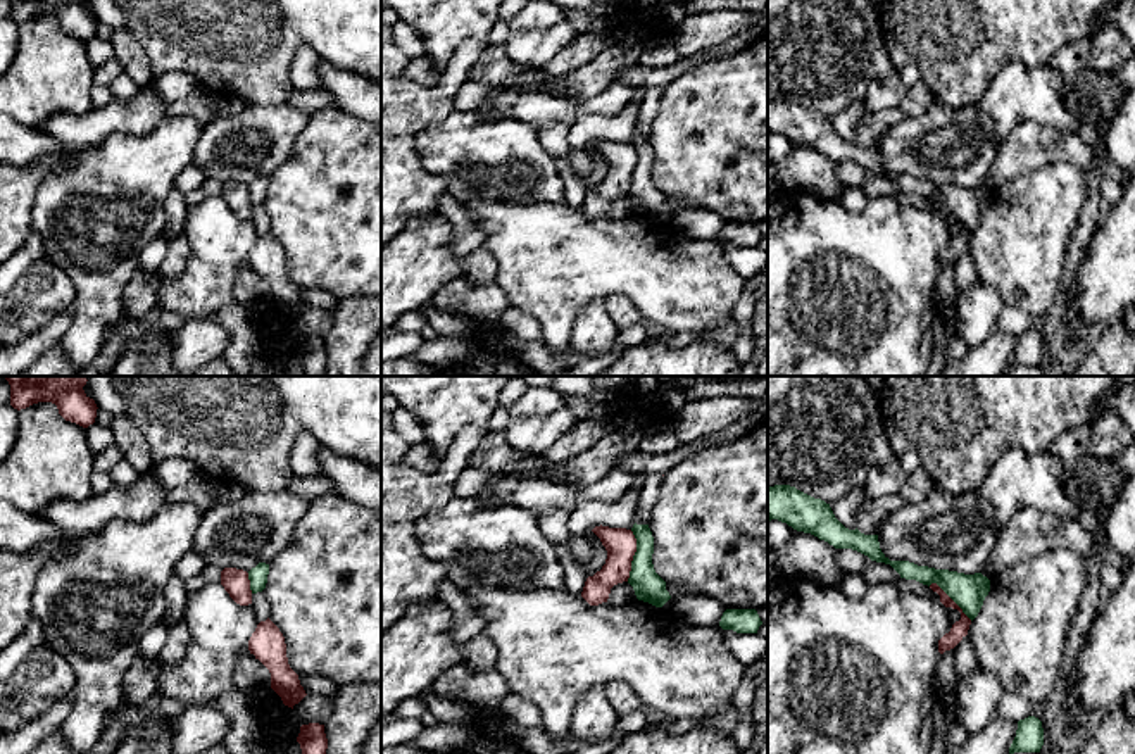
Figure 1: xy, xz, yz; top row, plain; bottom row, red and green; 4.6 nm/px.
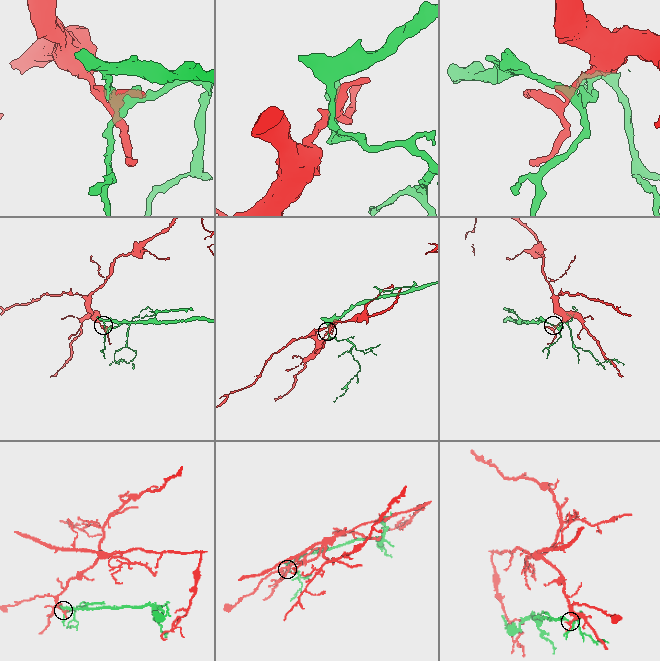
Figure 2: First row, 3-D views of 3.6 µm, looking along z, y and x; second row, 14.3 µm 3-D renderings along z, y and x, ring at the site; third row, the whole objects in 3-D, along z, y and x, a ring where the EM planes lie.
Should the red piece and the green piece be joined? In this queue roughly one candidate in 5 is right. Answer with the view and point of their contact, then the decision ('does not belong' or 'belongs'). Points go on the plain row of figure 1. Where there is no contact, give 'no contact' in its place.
xz (633, 168) | does not belong

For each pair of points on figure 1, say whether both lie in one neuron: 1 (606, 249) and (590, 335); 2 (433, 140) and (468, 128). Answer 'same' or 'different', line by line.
1: different
2: same

